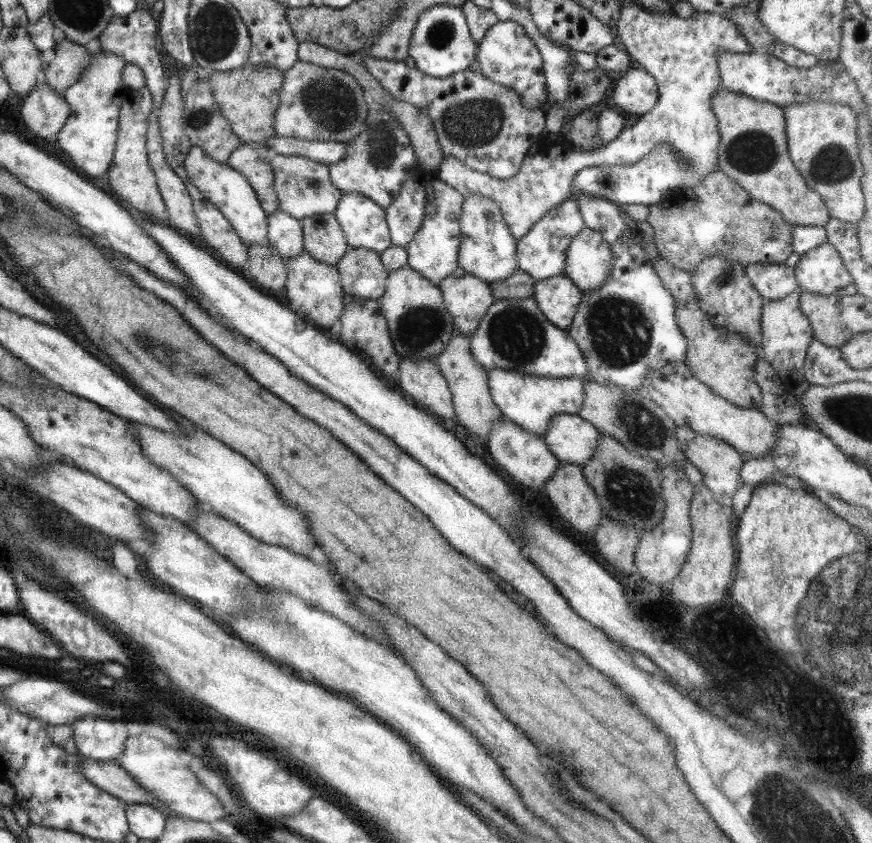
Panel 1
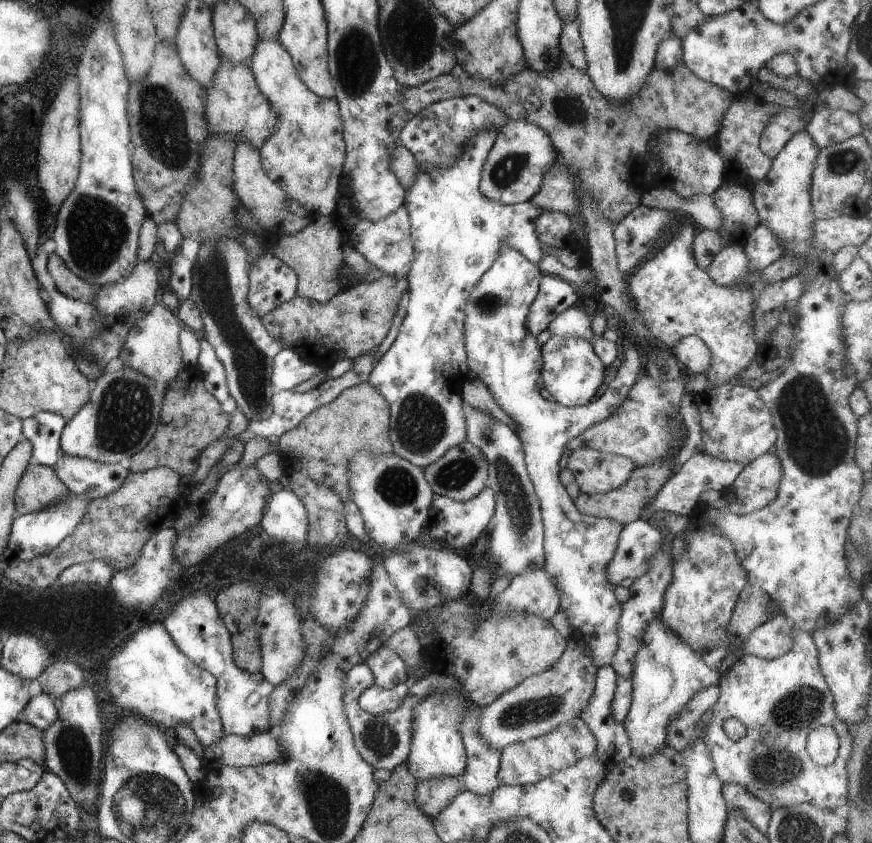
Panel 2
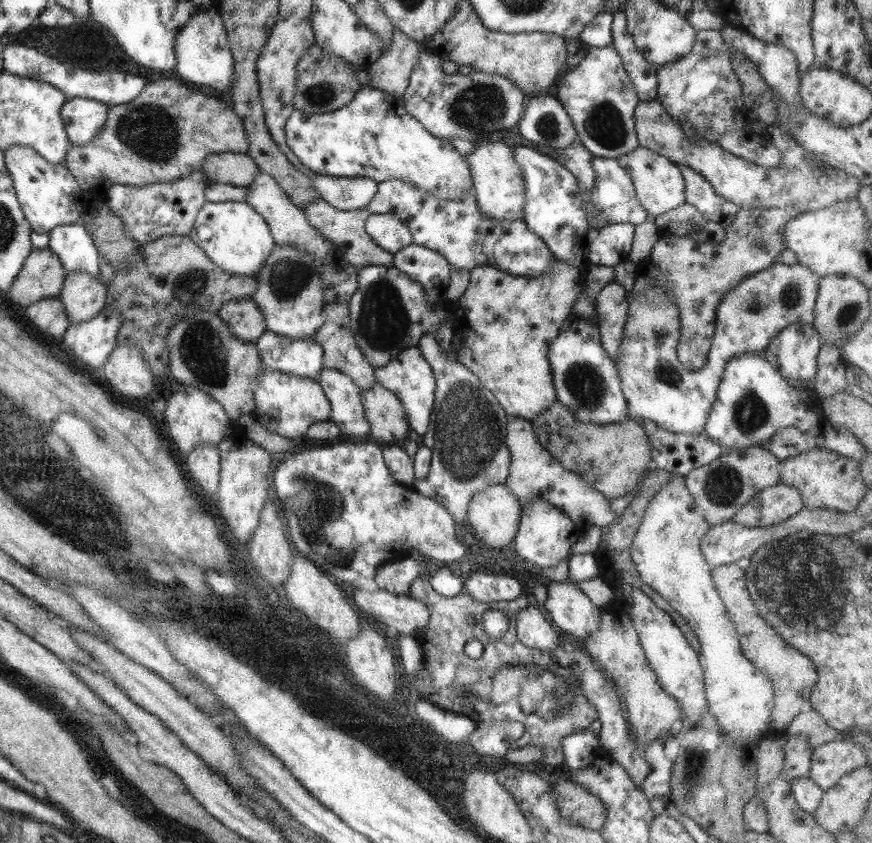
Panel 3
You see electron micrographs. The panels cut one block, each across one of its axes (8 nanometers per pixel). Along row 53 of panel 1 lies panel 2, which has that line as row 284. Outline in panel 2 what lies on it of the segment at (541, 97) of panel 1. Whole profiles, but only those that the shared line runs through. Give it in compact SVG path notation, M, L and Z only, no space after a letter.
M501 243L499 254L493 264L479 277L474 289L465 300L465 318L463 320L463 346L467 355L466 363L470 380L474 378L485 384L487 392L493 401L503 410L517 429L517 436L523 448L526 471L534 486L538 498L540 517L543 525L543 568L549 576L553 576L555 586L559 590L559 609L567 616L569 626L572 626L573 636L579 636L585 641L596 668L609 665L611 656L617 650L617 621L621 614L620 602L614 596L614 587L605 580L605 566L609 564L615 552L618 536L622 525L609 518L596 518L584 515L577 510L572 498L559 480L559 458L563 454L563 446L589 428L592 424L603 422L609 414L625 400L629 387L636 381L640 371L639 353L635 347L624 351L623 363L617 369L612 380L607 384L603 394L596 400L578 407L565 407L556 402L550 402L539 395L537 379L541 376L542 358L539 344L535 336L531 336L525 328L525 318L529 305L533 302L539 290L539 280L543 272L533 266L518 250Z

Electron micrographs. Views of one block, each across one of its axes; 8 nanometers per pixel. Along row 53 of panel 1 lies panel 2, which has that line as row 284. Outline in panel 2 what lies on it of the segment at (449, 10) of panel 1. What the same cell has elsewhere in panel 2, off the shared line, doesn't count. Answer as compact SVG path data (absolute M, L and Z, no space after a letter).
M495 126L480 128L473 136L463 142L461 154L451 166L417 165L415 184L404 190L404 206L410 222L413 260L406 274L409 298L406 313L399 326L399 332L388 350L379 357L373 366L368 382L386 400L388 406L388 437L392 452L407 462L425 468L446 450L466 440L465 406L460 400L460 387L468 378L466 352L463 346L463 320L465 318L465 300L474 289L479 277L493 264L499 254L502 239L515 236L515 250L518 250L533 266L543 258L539 240L535 236L535 218L540 210L529 201L513 205L499 204L485 198L479 192L483 161L493 146L498 130Z

